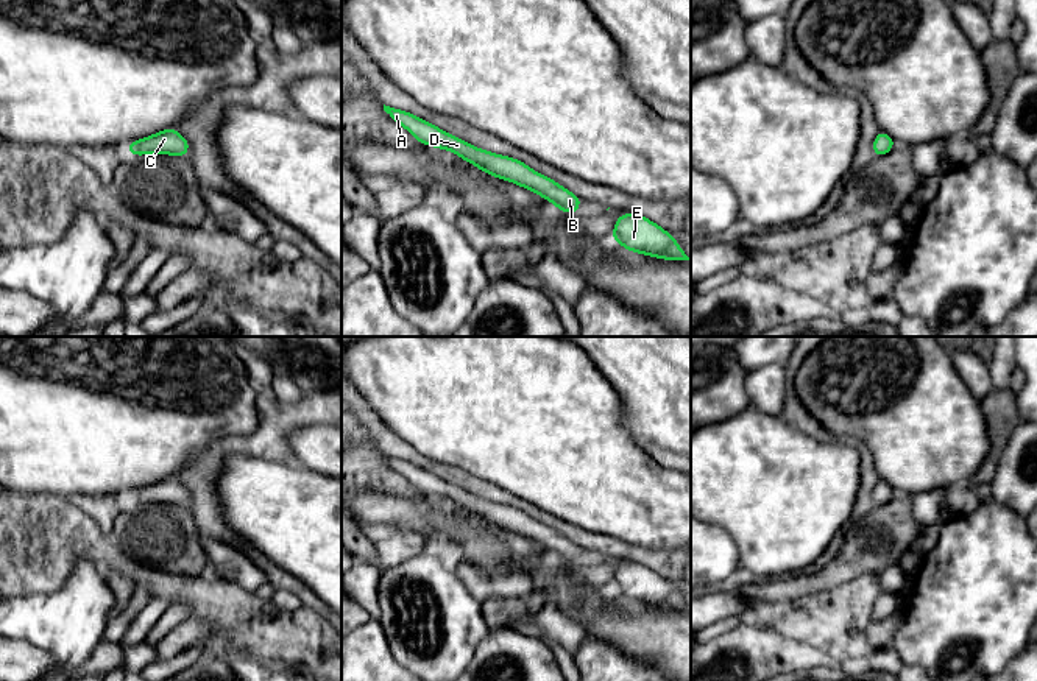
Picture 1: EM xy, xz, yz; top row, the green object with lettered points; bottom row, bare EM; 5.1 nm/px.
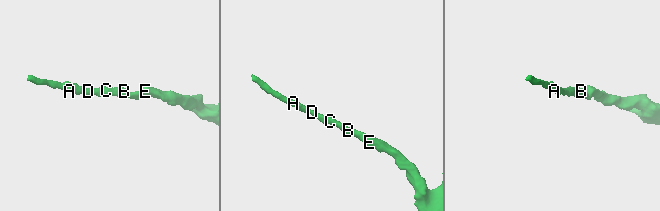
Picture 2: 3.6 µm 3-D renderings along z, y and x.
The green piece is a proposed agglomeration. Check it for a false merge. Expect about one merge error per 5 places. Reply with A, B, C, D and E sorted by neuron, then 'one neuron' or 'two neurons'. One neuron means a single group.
A B C D E | one neuron

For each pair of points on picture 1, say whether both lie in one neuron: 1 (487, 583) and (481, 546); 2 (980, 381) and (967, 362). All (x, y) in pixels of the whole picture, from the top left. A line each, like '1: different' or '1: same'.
1: different
2: same

